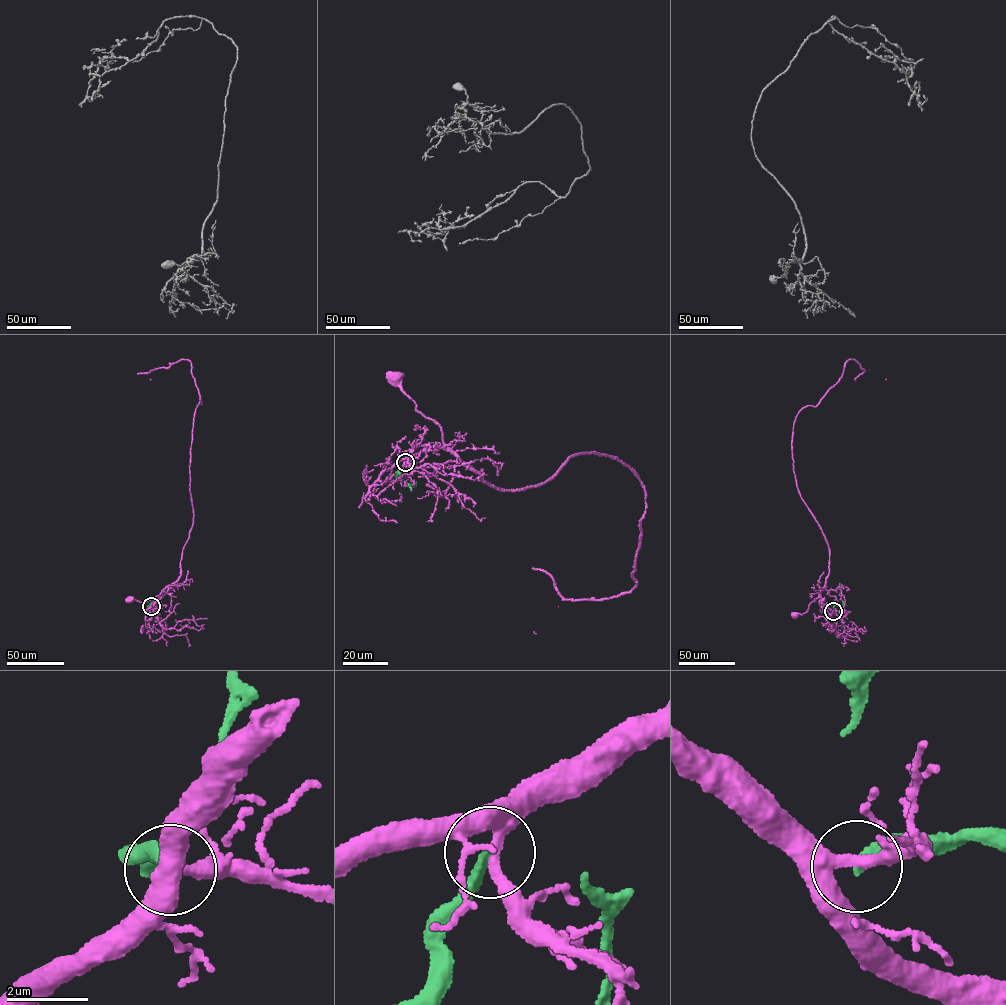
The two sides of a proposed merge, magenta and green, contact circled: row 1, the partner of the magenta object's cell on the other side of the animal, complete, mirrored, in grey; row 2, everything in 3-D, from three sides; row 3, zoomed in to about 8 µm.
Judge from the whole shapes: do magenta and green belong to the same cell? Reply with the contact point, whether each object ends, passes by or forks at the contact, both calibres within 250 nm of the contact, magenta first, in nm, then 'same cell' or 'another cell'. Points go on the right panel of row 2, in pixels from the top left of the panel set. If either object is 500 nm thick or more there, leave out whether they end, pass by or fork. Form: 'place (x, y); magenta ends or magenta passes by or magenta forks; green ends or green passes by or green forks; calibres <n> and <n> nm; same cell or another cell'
place (833, 611); magenta passes by; green ends; calibres 320 and 280 nm; another cell

